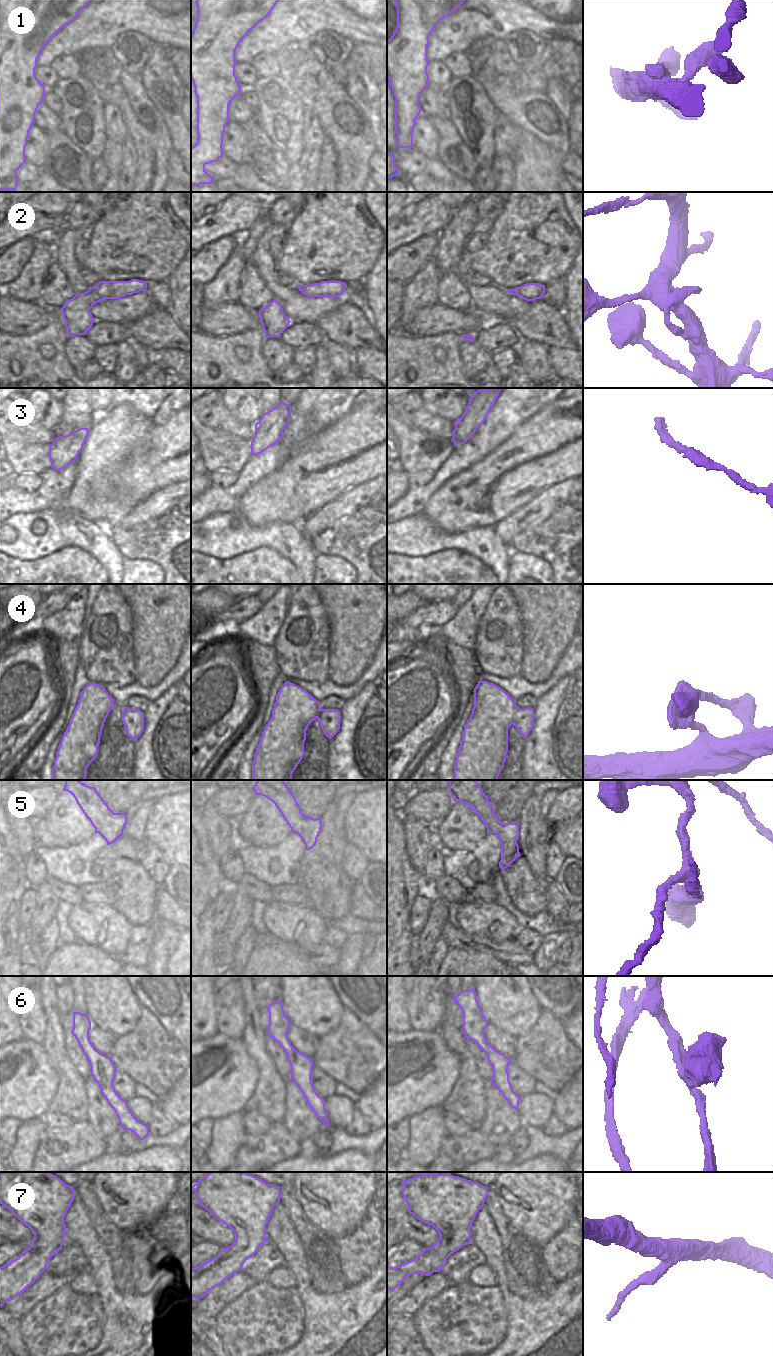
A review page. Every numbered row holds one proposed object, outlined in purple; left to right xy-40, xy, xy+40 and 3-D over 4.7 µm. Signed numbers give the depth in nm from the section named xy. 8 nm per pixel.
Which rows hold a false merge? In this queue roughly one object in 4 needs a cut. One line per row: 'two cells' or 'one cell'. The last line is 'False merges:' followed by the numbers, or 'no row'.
1: one cell
2: one cell
3: one cell
4: one cell
5: two cells
6: one cell
7: one cell
False merges: 5

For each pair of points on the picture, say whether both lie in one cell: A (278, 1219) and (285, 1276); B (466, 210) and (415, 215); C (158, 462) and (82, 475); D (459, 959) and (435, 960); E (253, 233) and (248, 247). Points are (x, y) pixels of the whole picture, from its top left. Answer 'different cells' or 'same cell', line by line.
A: different cells
B: different cells
C: different cells
D: different cells
E: same cell

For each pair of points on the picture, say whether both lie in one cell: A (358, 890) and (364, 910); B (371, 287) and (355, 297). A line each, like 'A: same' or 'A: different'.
A: same
B: different

